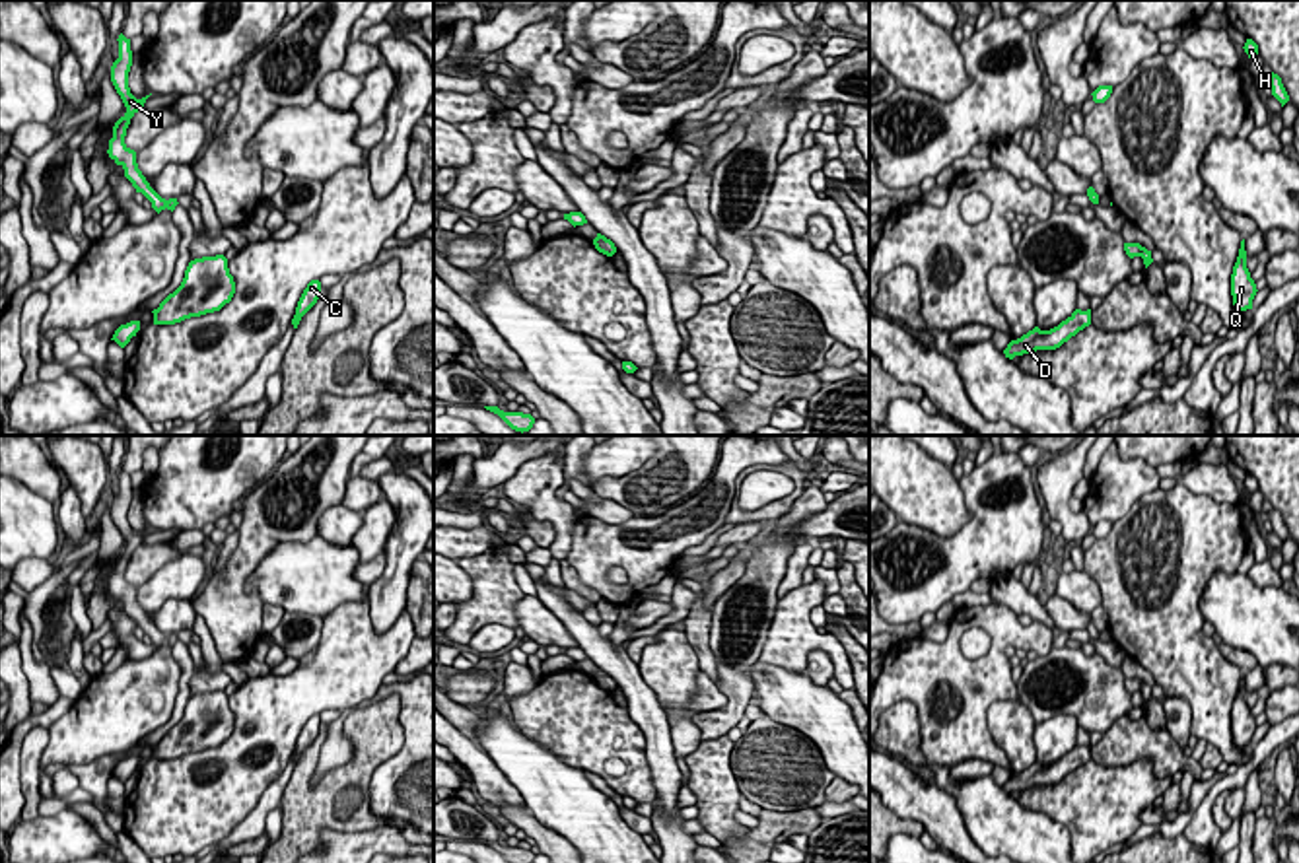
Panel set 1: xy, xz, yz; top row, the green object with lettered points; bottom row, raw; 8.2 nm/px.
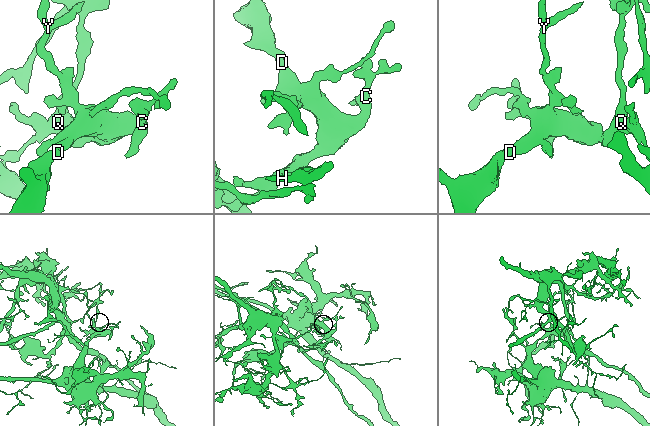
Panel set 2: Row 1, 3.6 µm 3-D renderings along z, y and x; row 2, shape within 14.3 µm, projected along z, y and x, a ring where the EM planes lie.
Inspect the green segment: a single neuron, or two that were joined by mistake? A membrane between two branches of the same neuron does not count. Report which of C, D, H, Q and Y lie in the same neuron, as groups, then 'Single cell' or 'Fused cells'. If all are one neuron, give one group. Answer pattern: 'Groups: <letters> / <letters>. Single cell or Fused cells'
Groups: C D H Q / Y. Fused cells

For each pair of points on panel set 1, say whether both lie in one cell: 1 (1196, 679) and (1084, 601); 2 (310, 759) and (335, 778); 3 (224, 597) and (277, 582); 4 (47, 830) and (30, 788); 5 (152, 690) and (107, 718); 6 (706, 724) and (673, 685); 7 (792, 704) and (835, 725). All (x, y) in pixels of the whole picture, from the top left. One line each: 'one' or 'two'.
1: two
2: one
3: two
4: two
5: one
6: two
7: one

